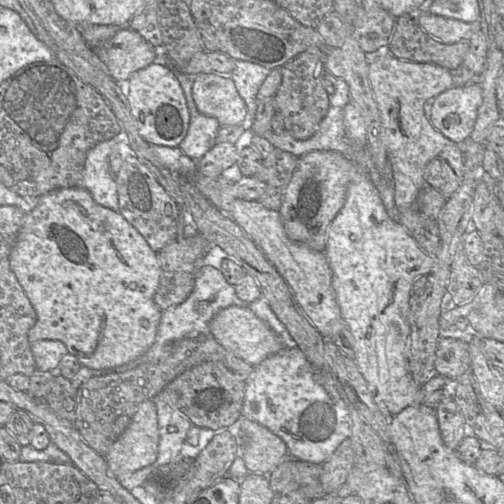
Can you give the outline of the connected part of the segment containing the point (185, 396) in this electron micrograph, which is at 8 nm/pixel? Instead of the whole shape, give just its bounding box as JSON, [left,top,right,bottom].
[167,361,246,429]

